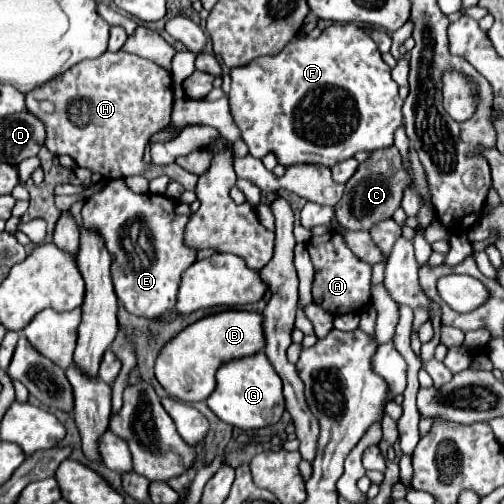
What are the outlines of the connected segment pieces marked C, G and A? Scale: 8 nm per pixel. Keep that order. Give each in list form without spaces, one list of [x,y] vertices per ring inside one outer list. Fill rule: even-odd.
[[[396,147],[372,151],[370,159],[358,167],[352,179],[346,183],[344,197],[336,205],[336,221],[352,231],[370,231],[374,223],[388,219],[400,207],[402,191],[410,185],[410,177],[404,169],[402,157]]]
[[[262,351],[224,363],[216,373],[216,389],[206,403],[218,415],[218,419],[242,431],[258,431],[262,427],[274,425],[284,413],[280,377]]]
[[[330,231],[320,237],[312,237],[308,243],[308,253],[314,263],[314,283],[312,283],[312,295],[314,303],[324,307],[330,313],[348,313],[348,311],[360,311],[370,303],[370,275],[372,267],[364,261],[360,261],[342,241],[342,237],[336,231]]]

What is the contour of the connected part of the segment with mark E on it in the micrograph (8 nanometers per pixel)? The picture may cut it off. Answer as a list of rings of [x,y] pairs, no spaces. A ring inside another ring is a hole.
[[[110,179],[106,183],[106,187],[100,193],[92,195],[82,207],[82,227],[98,233],[104,239],[104,245],[106,245],[108,253],[112,255],[114,293],[116,293],[118,301],[126,307],[126,311],[132,315],[154,319],[154,317],[168,313],[176,305],[180,275],[196,259],[196,251],[188,249],[184,245],[184,227],[188,223],[188,217],[176,215],[174,205],[176,205],[174,201],[170,201],[162,195],[152,195],[152,193],[138,195],[138,193],[134,193],[126,185],[124,179]]]

